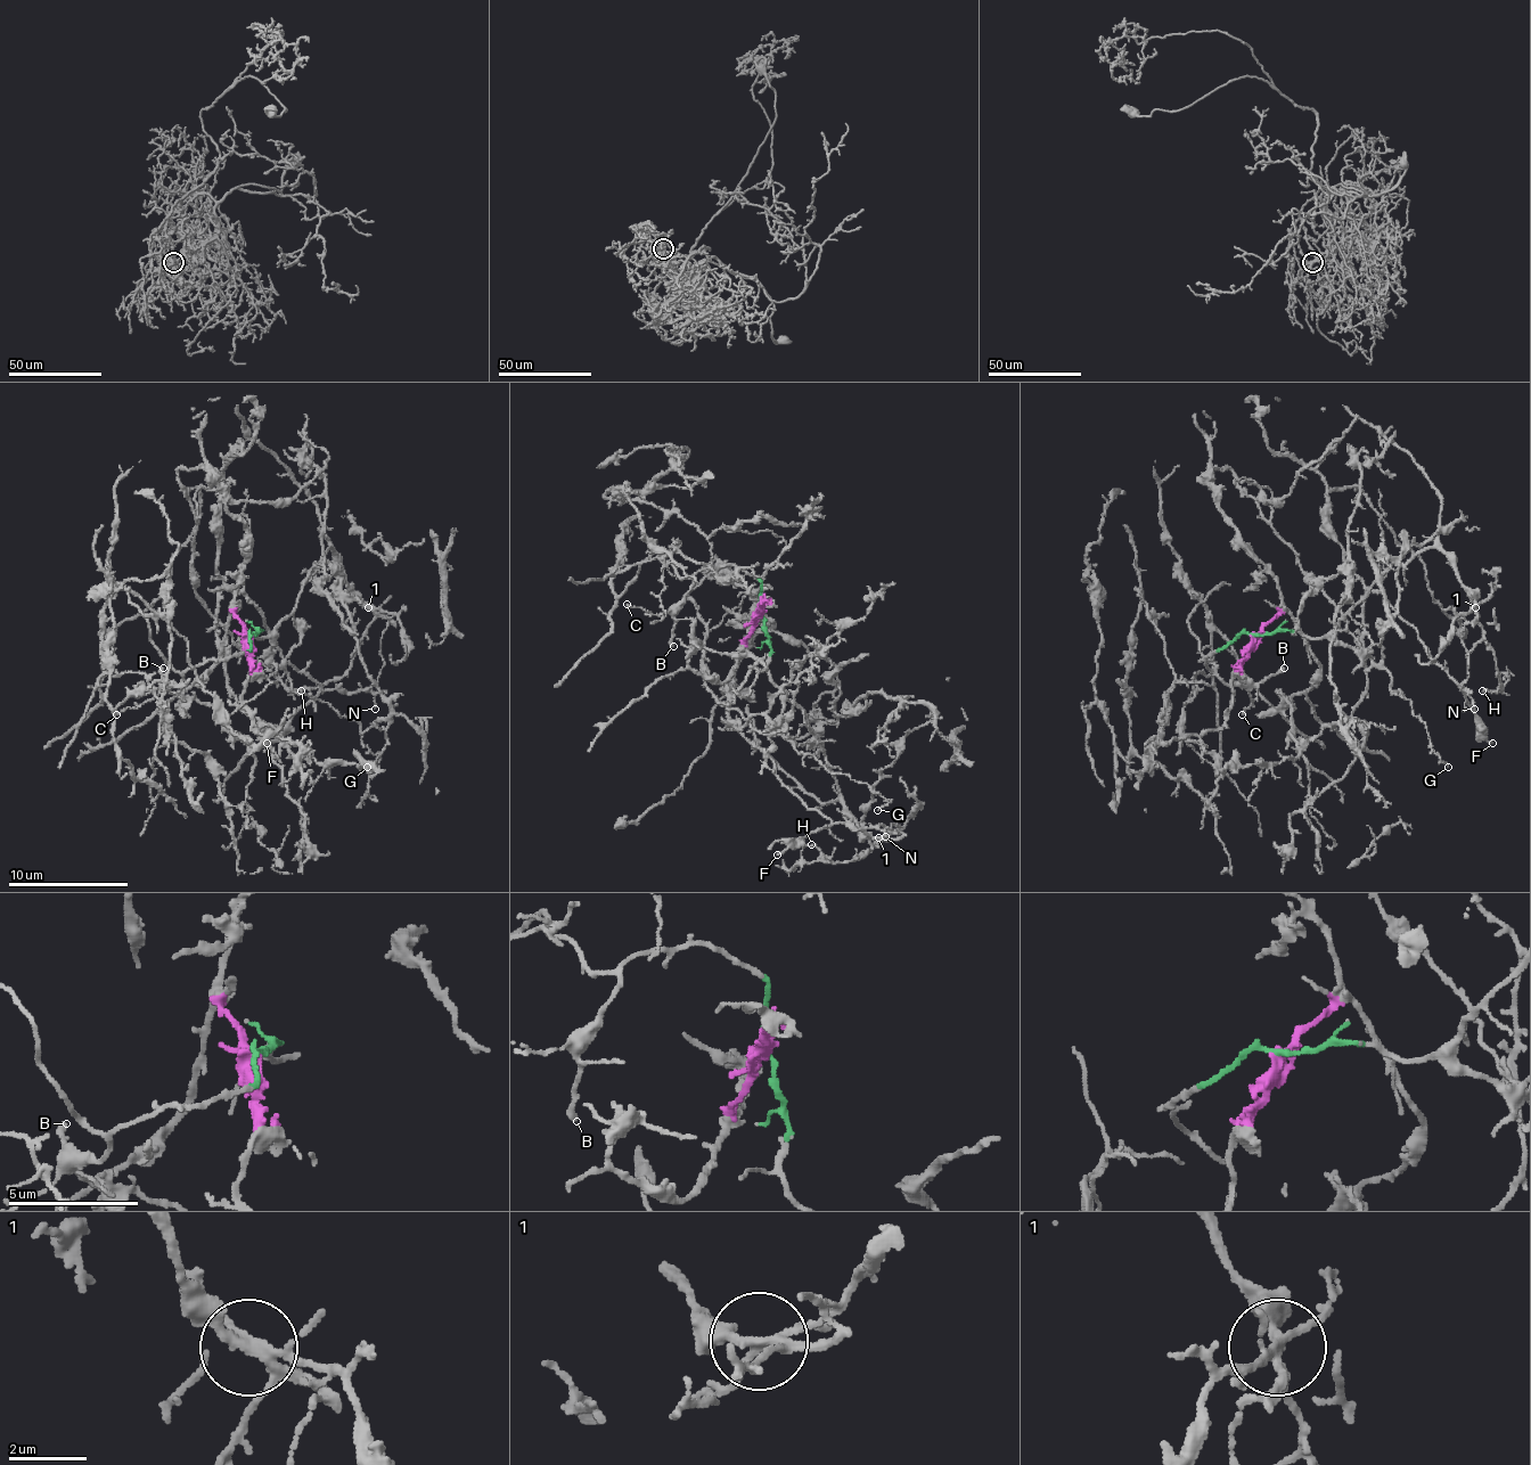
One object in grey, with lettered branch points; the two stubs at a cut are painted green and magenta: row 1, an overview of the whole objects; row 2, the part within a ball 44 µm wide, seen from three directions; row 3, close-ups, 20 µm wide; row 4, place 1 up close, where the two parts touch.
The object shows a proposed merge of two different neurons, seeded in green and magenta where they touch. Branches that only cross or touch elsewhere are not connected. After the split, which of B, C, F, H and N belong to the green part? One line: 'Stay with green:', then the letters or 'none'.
Stay with green: B, C, H

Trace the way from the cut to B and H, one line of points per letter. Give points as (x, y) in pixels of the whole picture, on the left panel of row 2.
B: (251, 633), (245, 652), (196, 664), (175, 685), (163, 682), (163, 666)
H: (251, 633), (269, 637), (295, 607), (302, 580), (328, 547), (374, 622), (341, 676), (289, 690), (302, 690)

